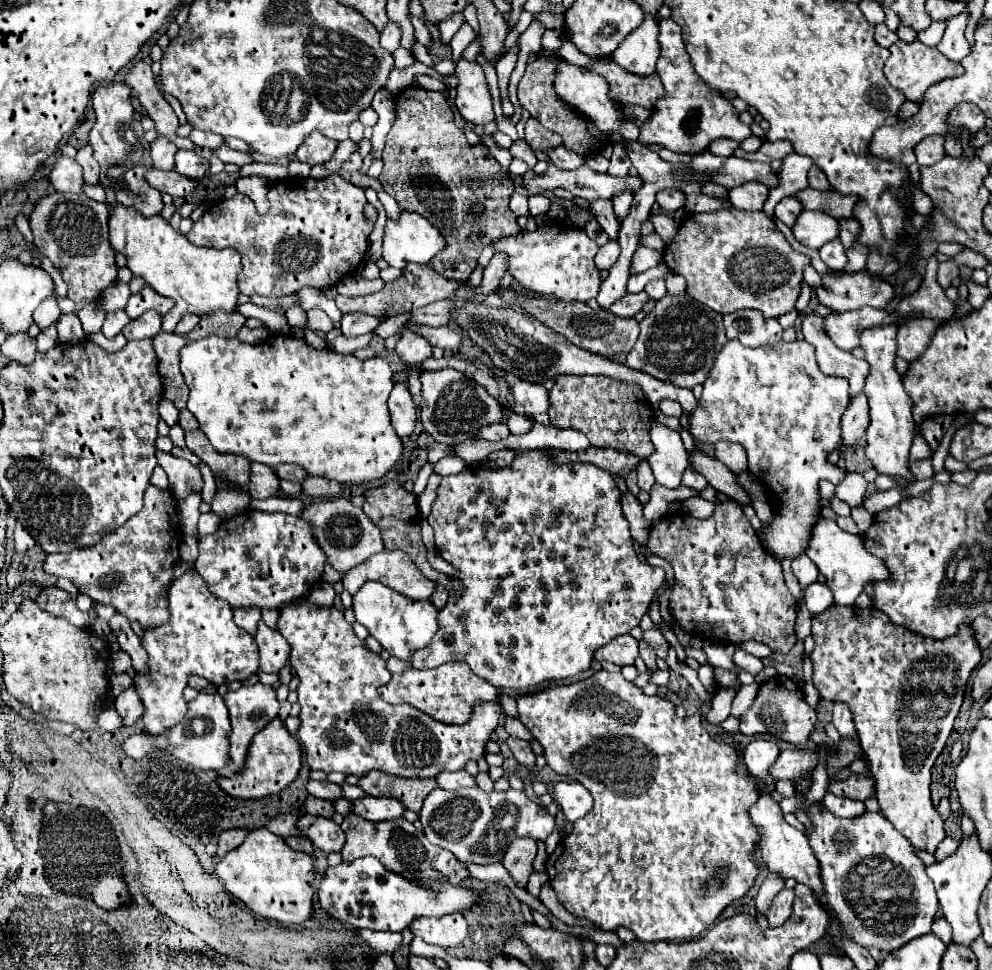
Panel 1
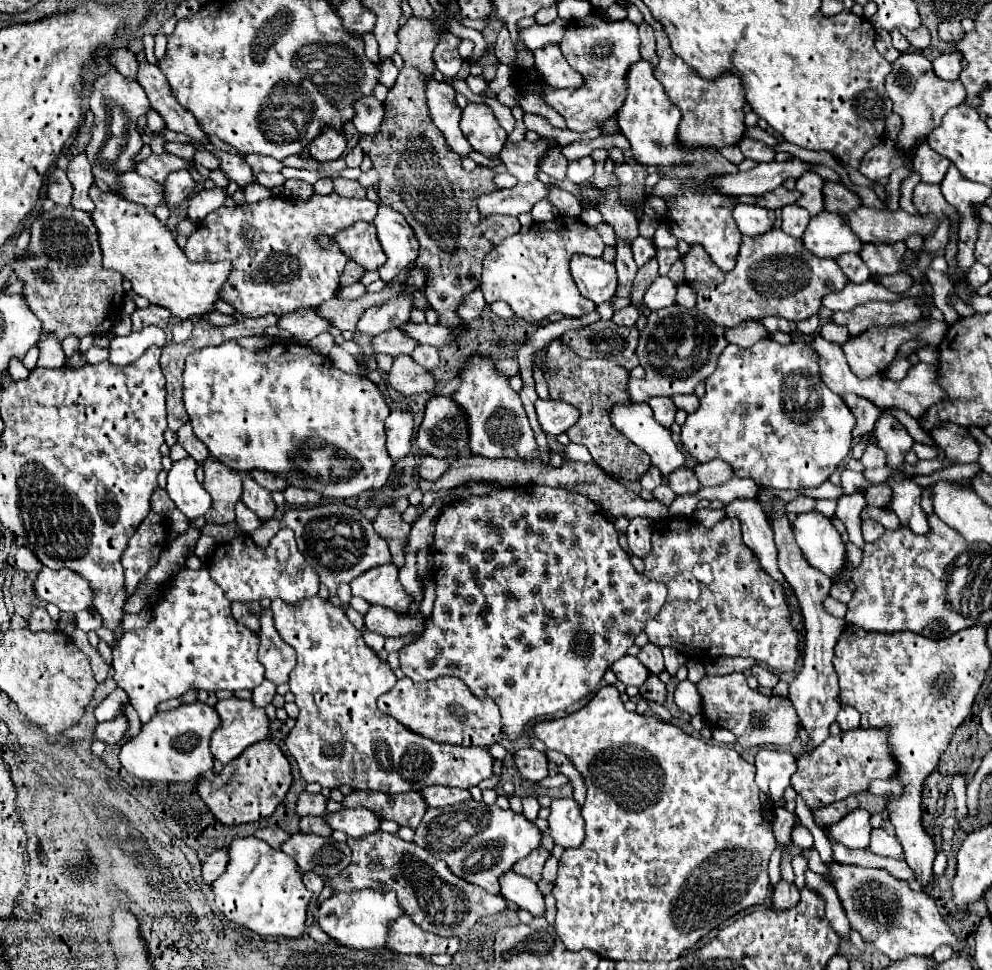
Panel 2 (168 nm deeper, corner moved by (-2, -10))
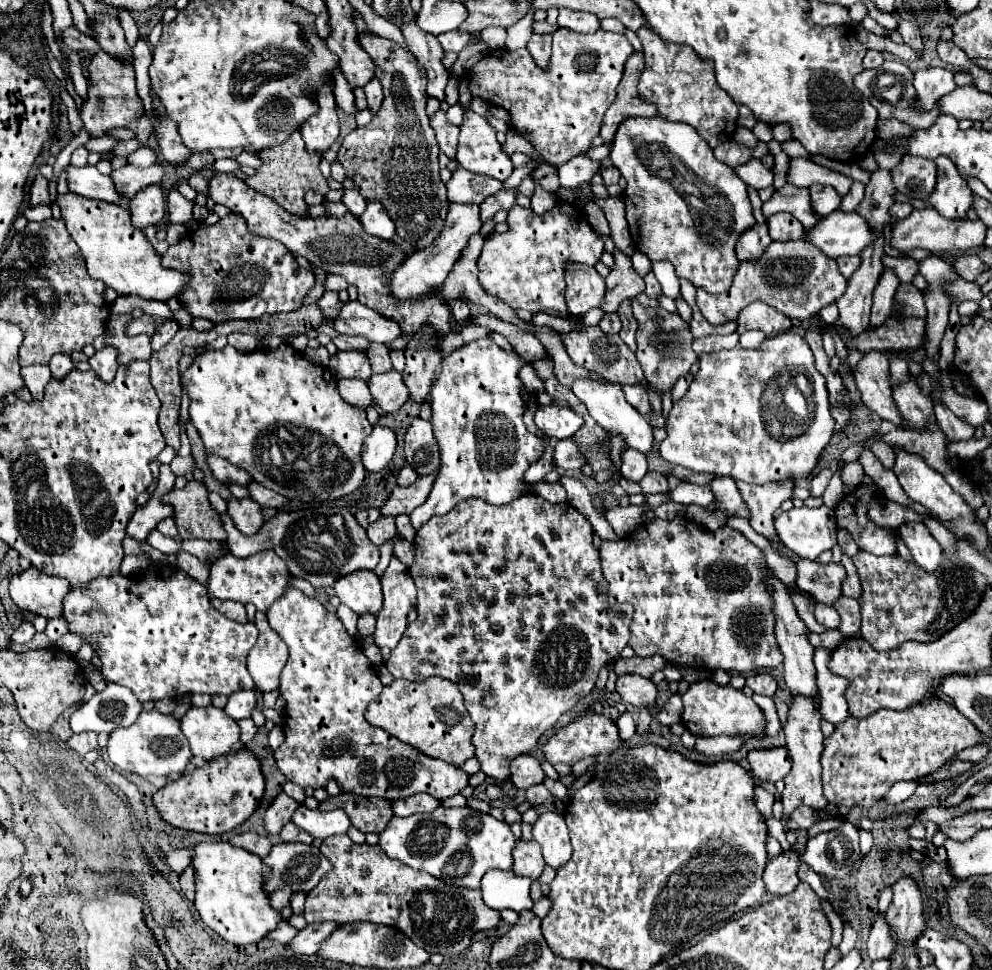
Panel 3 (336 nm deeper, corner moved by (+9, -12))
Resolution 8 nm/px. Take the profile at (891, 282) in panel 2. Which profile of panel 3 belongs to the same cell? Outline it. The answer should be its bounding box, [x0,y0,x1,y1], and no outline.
[896,284,926,318]

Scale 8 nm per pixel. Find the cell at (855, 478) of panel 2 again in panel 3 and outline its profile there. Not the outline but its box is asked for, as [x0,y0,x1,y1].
[774,506,836,560]

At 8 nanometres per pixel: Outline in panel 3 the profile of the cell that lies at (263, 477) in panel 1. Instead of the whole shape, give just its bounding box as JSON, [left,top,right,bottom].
[226,498,264,534]

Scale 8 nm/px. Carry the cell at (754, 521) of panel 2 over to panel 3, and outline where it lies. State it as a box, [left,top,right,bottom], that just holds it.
[766,574,816,696]

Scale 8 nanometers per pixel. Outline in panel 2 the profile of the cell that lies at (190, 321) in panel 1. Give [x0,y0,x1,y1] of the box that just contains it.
[173,320,193,342]

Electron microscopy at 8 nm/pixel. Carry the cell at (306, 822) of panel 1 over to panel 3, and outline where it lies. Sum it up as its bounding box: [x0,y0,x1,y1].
[262,842,332,920]

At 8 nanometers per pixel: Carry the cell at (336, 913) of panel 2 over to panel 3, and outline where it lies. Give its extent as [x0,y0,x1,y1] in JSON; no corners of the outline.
[288,922,338,954]

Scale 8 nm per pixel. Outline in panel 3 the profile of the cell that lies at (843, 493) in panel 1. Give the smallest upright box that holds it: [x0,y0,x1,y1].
[842,556,860,600]

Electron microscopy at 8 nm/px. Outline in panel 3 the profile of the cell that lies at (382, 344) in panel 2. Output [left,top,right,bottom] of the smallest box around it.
[332,336,368,350]

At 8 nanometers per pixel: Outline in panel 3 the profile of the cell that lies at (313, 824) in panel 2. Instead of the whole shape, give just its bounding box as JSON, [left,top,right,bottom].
[280,822,312,844]

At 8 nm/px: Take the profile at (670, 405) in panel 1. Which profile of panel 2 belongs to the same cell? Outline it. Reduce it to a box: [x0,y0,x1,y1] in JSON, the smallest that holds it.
[647,398,677,428]

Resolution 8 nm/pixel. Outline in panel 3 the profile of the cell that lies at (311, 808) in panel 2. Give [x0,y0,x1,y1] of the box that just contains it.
[264,792,300,836]

